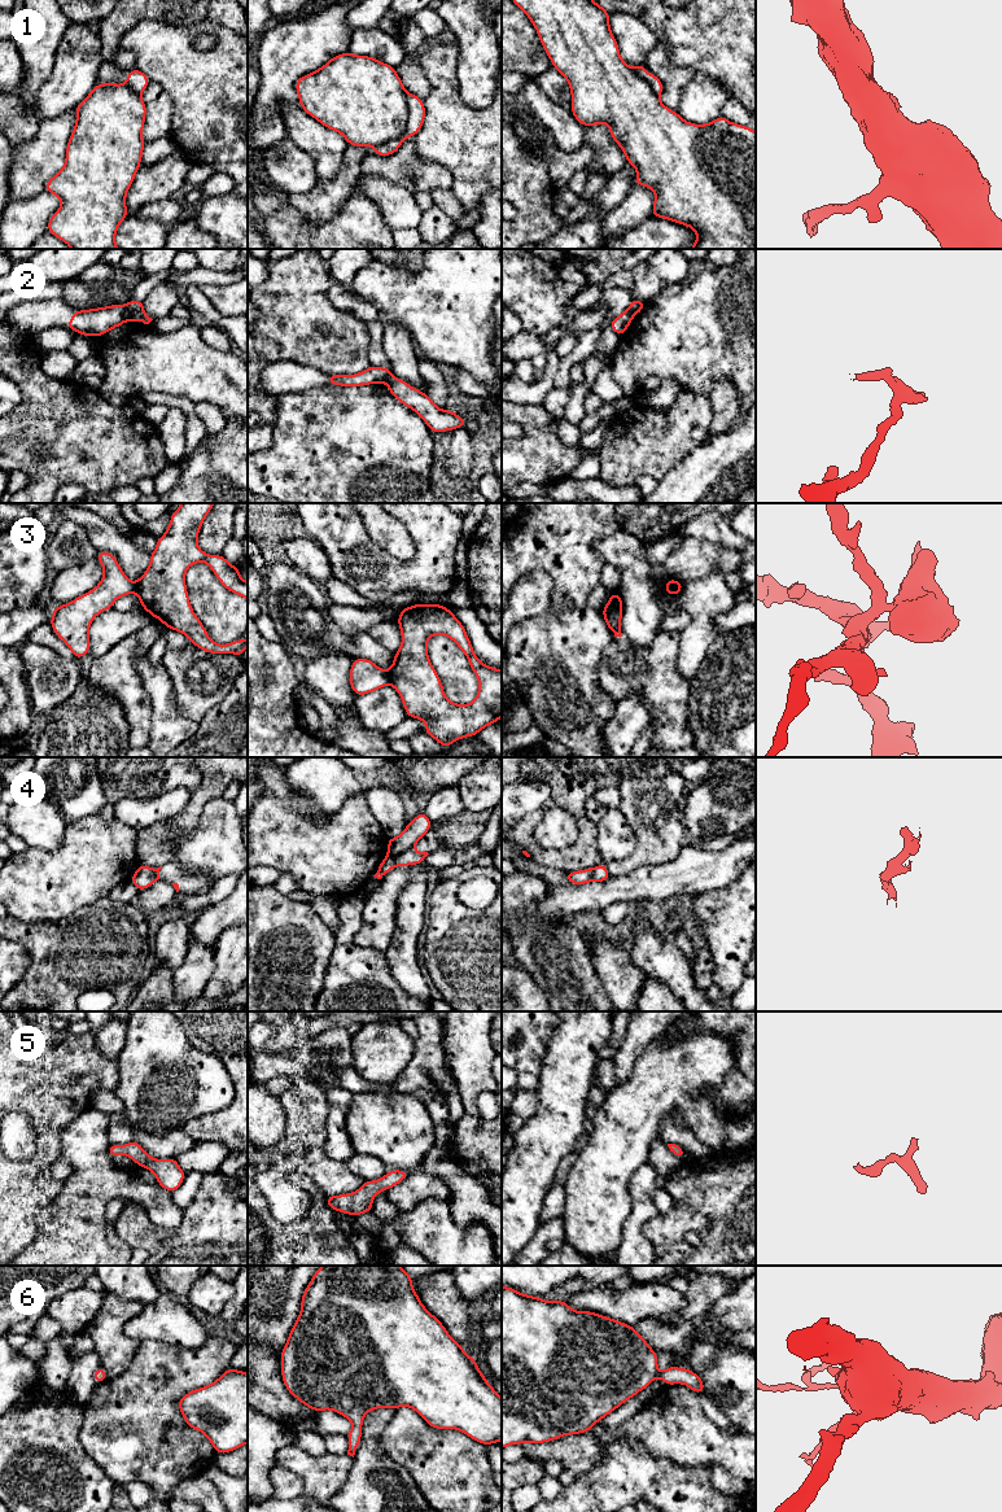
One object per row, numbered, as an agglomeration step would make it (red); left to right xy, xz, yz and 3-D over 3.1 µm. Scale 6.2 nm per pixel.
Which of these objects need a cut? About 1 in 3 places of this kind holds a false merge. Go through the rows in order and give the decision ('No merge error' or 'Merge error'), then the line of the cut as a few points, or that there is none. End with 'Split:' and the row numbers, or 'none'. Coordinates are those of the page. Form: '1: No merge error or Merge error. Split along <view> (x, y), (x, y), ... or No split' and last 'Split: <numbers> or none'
1: Merge error. Split along xz (407, 92), (405, 130), (398, 136), (376, 147)
2: Merge error. Split along xy (125, 305), (138, 319)
3: Merge error. Split along xz (386, 672), (390, 682)
4: Merge error. Split along xz (412, 846), (397, 855), (388, 855)
5: No merge error. No split
6: No merge error. No split
Split: 1, 2, 3, 4

